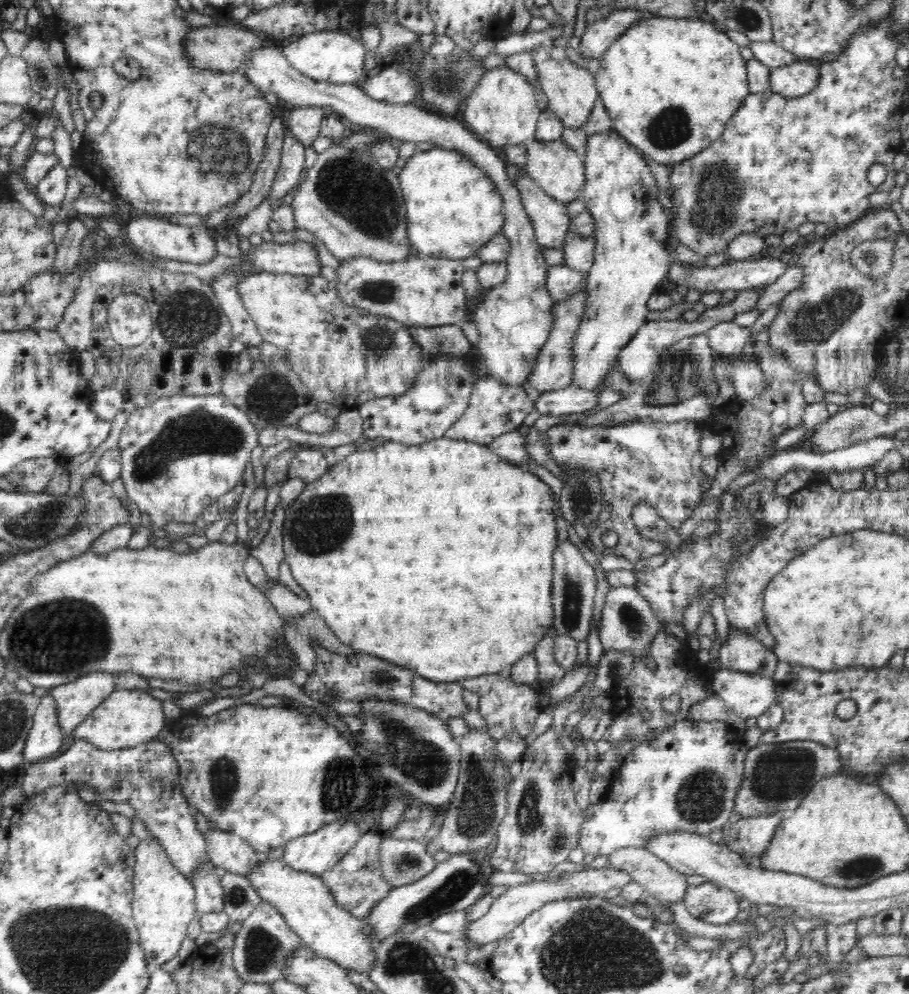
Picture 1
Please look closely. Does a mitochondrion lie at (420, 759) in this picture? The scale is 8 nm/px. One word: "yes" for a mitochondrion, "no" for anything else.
yes

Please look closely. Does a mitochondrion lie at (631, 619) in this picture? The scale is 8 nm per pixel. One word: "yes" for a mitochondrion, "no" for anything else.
yes

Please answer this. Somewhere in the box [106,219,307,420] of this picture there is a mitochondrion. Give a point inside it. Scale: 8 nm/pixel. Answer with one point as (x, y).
(188, 317)

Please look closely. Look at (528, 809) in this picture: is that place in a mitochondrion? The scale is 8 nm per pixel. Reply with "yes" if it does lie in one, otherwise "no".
yes

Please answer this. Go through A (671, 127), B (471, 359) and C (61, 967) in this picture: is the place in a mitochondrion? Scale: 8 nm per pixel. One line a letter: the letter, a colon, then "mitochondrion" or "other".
A: mitochondrion
B: other
C: mitochondrion

